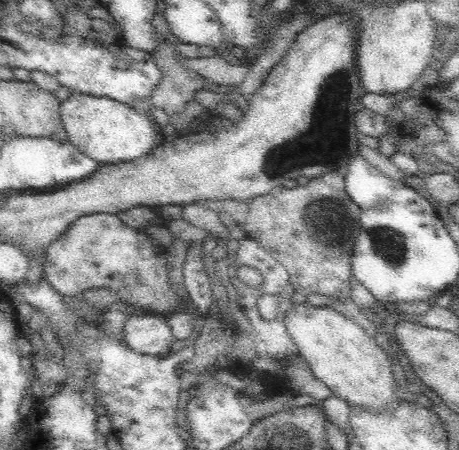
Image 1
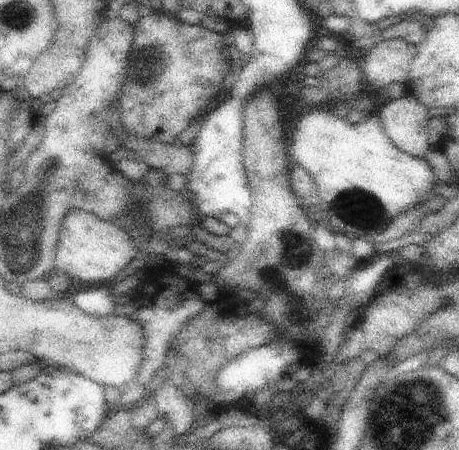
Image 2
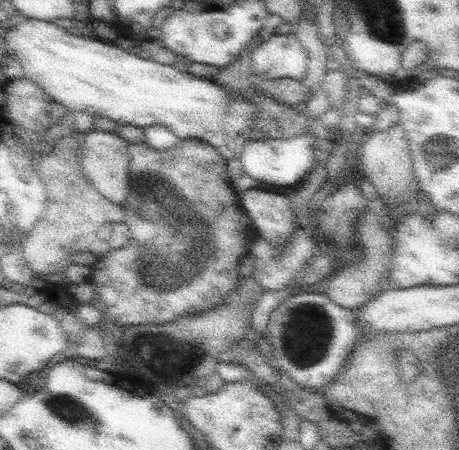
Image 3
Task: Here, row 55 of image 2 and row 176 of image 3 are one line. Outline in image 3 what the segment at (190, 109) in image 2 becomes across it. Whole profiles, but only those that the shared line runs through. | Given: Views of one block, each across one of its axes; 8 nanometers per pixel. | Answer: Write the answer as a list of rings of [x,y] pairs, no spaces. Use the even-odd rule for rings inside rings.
[[[193,138],[193,140],[181,140],[179,144],[175,144],[173,148],[169,150],[153,150],[145,140],[143,142],[133,142],[129,144],[129,156],[131,156],[131,172],[129,172],[129,196],[127,200],[121,204],[123,210],[125,210],[125,224],[129,226],[131,230],[131,240],[127,242],[127,246],[123,246],[121,250],[107,250],[105,254],[101,254],[95,262],[93,262],[93,272],[91,272],[91,284],[97,286],[99,294],[101,294],[101,300],[105,304],[105,318],[109,322],[113,322],[117,328],[119,326],[131,326],[131,324],[153,324],[153,326],[163,326],[167,322],[175,322],[177,318],[187,318],[187,316],[193,316],[193,314],[199,314],[199,312],[205,312],[205,310],[211,310],[219,304],[223,304],[225,298],[229,298],[229,294],[239,286],[239,260],[243,256],[249,256],[251,252],[251,246],[253,242],[259,238],[257,232],[251,228],[253,222],[251,218],[247,216],[245,208],[241,206],[239,198],[235,196],[235,192],[231,190],[231,184],[229,184],[229,172],[227,172],[227,160],[219,154],[219,150],[199,138]]]

